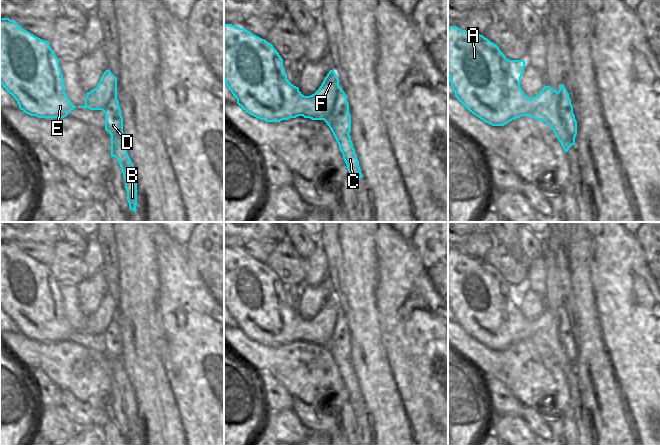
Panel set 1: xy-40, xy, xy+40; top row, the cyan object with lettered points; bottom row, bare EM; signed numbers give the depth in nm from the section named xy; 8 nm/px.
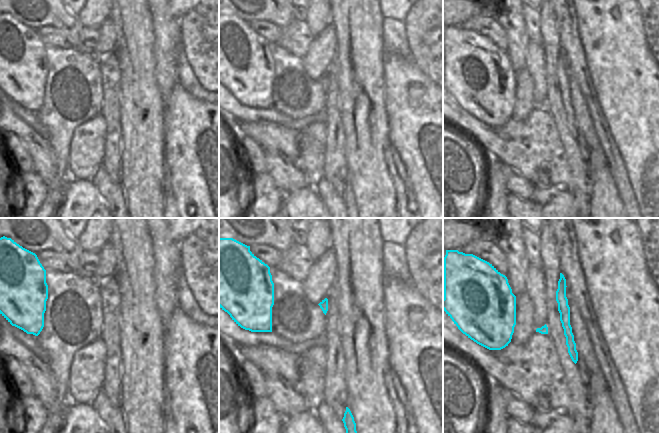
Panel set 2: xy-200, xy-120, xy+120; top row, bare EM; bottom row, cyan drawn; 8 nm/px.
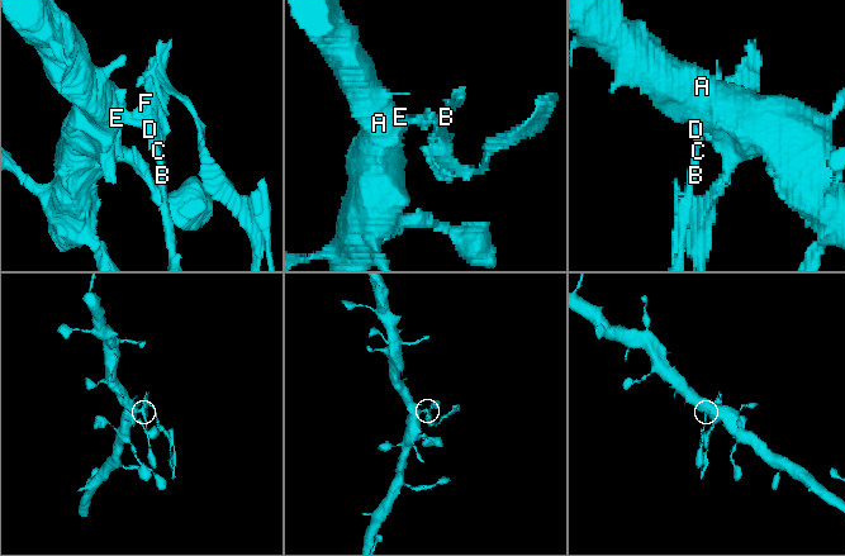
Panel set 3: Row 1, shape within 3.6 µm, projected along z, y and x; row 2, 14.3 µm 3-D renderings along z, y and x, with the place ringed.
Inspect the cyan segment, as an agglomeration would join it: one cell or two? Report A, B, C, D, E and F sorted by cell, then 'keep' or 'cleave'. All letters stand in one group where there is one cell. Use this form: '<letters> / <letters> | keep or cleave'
A E / B C D F | cleave

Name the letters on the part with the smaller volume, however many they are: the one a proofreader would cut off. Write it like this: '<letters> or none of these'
B, C, D, F

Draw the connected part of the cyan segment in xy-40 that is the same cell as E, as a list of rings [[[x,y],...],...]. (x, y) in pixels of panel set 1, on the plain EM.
[[[0,242],[0,308],[17,325],[19,332],[30,340],[64,342],[76,332],[65,317],[59,283],[49,266],[34,260],[9,242]]]

